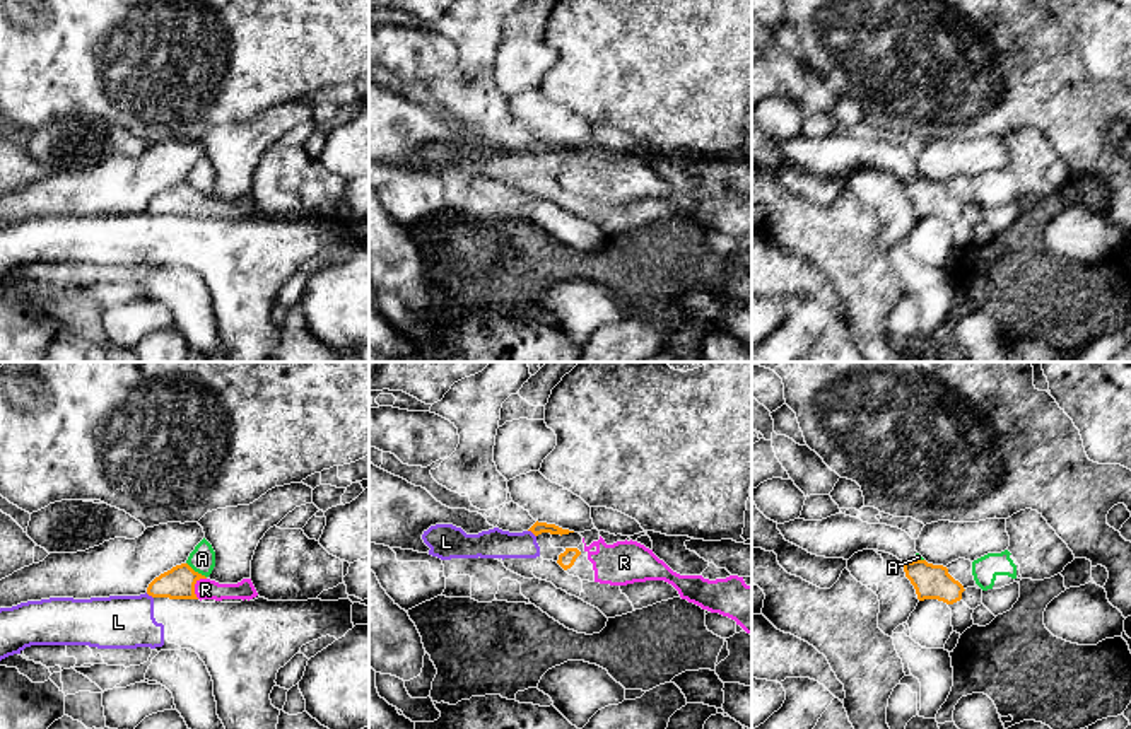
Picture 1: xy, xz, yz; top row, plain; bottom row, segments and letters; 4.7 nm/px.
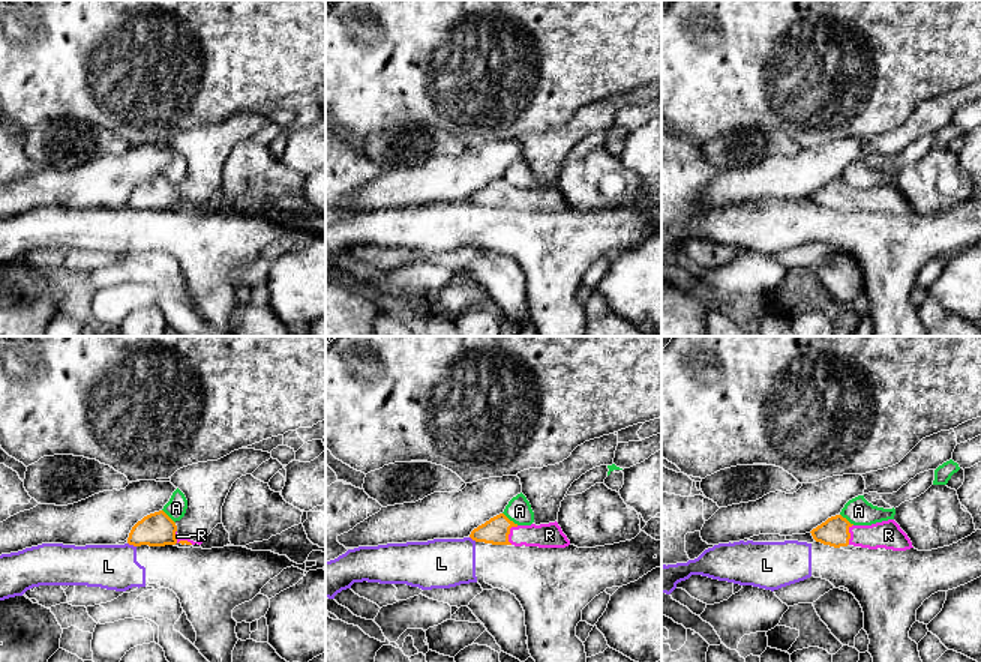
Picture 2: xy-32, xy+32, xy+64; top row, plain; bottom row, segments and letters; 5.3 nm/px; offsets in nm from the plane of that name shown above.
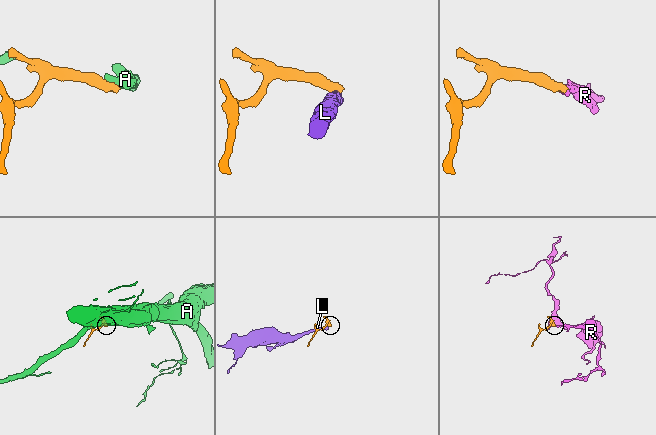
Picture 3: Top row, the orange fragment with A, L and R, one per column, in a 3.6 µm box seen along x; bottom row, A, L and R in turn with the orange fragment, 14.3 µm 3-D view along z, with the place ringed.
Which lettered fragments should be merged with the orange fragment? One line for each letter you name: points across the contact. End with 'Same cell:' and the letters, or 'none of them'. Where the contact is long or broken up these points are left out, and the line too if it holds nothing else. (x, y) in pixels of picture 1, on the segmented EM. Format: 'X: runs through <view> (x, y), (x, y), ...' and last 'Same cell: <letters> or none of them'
R: runs through xy (178, 583), (193, 586), (205, 589)
Same cell: R

